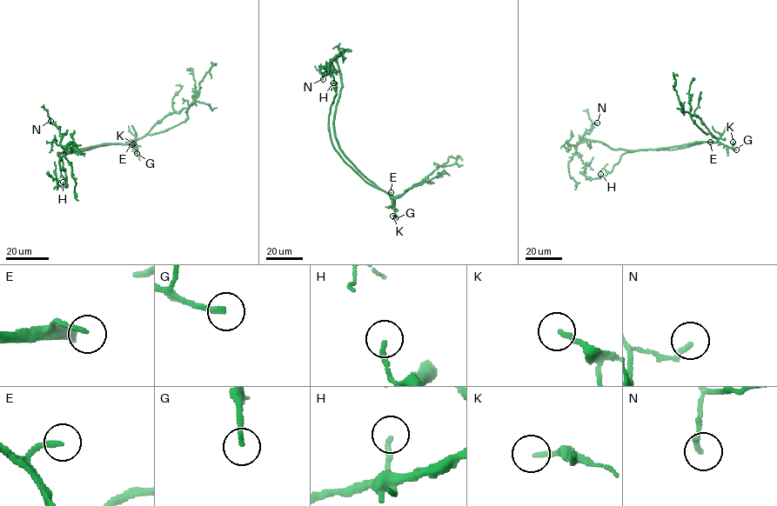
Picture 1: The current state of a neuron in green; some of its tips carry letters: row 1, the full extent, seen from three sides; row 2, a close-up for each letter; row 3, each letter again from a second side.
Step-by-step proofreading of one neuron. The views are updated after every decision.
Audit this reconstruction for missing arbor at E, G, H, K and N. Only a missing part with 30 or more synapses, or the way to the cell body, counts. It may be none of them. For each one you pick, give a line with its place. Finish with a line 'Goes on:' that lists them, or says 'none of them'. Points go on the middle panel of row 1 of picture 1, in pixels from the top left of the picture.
E: (391, 192)
G: (395, 218)
Goes on: E, G

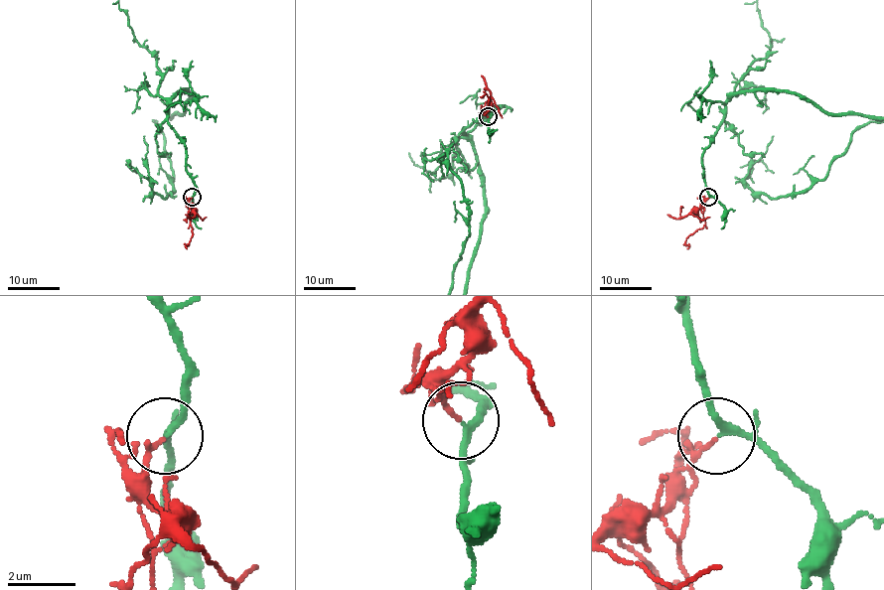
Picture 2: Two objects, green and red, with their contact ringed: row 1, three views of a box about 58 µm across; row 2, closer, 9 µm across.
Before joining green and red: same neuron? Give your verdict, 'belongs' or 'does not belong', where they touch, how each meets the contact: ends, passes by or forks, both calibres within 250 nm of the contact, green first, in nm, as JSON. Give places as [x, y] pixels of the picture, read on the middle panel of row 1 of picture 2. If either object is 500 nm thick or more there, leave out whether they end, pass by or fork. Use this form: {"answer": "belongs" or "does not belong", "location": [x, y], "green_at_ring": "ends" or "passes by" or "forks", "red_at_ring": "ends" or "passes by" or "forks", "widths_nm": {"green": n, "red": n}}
{"answer": "belongs", "location": [488, 116], "green_at_ring": "forks", "red_at_ring": "passes by", "widths_nm": {"green": 160, "red": 80}}

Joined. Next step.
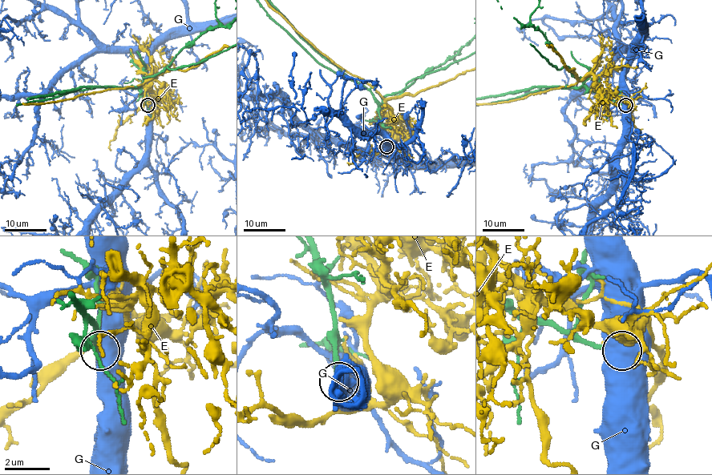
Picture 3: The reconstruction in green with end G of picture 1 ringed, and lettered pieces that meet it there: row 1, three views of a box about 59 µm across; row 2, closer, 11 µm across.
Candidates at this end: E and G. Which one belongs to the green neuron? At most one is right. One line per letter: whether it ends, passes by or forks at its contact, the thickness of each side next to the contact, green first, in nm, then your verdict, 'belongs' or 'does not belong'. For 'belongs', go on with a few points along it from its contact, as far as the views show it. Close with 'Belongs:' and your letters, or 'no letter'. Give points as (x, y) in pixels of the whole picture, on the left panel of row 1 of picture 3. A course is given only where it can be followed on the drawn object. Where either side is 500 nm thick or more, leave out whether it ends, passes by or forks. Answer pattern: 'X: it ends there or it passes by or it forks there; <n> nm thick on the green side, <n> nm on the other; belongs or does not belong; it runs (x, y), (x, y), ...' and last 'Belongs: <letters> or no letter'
E: it ends there; 240 nm thick on the green side, 110 nm on the other; does not belong
G: 220 nm thick on the green side, 800 nm on the other; does not belong
Belongs: no letter

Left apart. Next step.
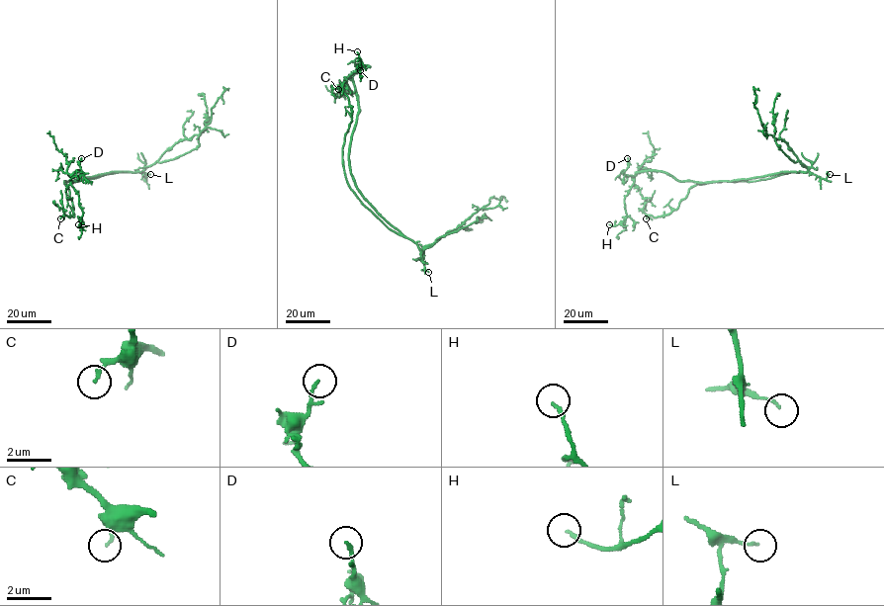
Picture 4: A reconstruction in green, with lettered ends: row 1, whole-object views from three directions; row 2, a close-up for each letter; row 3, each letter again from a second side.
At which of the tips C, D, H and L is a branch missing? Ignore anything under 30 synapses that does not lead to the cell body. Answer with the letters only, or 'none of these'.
H

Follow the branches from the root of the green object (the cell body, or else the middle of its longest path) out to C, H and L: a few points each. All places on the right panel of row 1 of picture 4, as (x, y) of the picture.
C: (779, 172), (792, 172), (755, 181), (696, 184), (676, 209), (656, 217), (648, 215), (646, 218)
H: (779, 172), (696, 182), (676, 180), (661, 171), (639, 172), (624, 199), (627, 216), (616, 225), (609, 224)
L: (779, 172), (808, 171), (825, 179), (830, 174)

